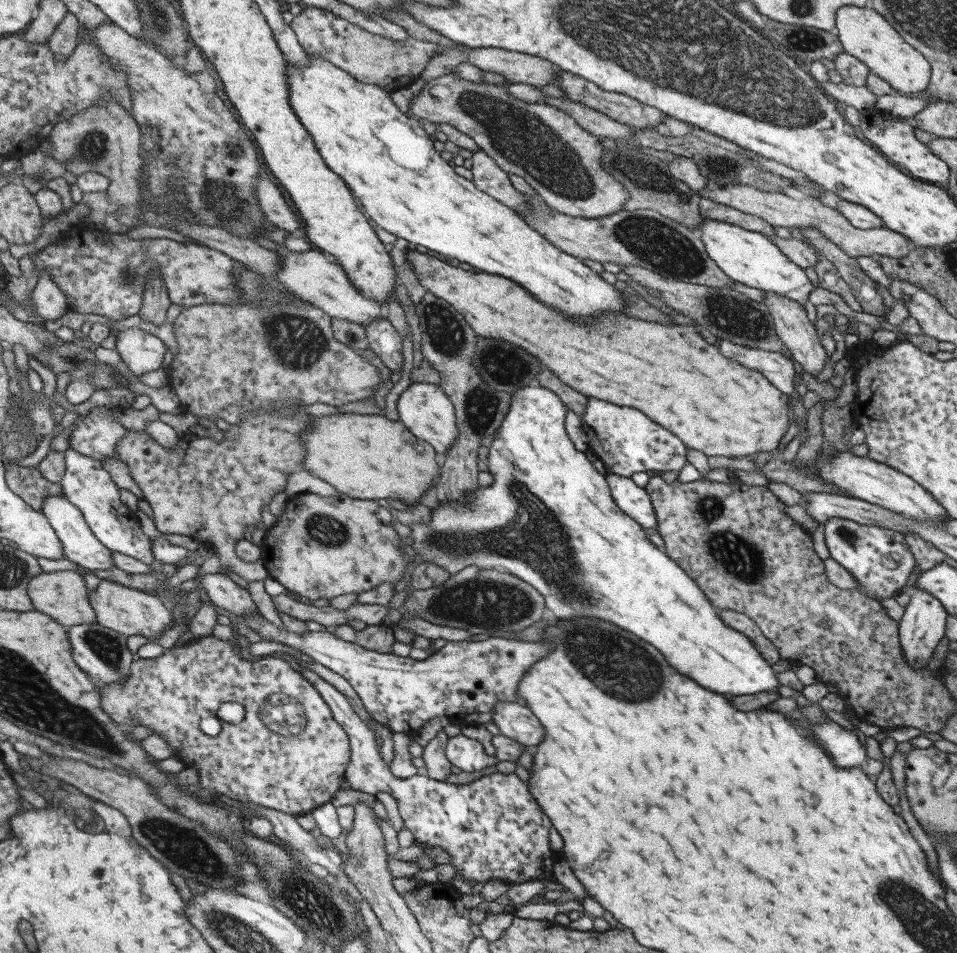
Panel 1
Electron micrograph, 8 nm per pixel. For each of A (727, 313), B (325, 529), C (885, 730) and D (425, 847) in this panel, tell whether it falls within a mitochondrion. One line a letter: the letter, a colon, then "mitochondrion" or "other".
A: mitochondrion
B: mitochondrion
C: other
D: other

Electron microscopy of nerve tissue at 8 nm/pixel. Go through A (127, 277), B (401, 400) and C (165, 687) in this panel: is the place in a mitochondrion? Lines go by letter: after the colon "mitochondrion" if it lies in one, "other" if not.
A: mitochondrion
B: other
C: other

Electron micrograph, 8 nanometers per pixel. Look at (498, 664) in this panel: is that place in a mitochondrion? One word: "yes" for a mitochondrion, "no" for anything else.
no

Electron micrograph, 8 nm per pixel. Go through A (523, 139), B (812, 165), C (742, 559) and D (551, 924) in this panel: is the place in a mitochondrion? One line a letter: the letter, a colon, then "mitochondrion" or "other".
A: mitochondrion
B: other
C: mitochondrion
D: other

